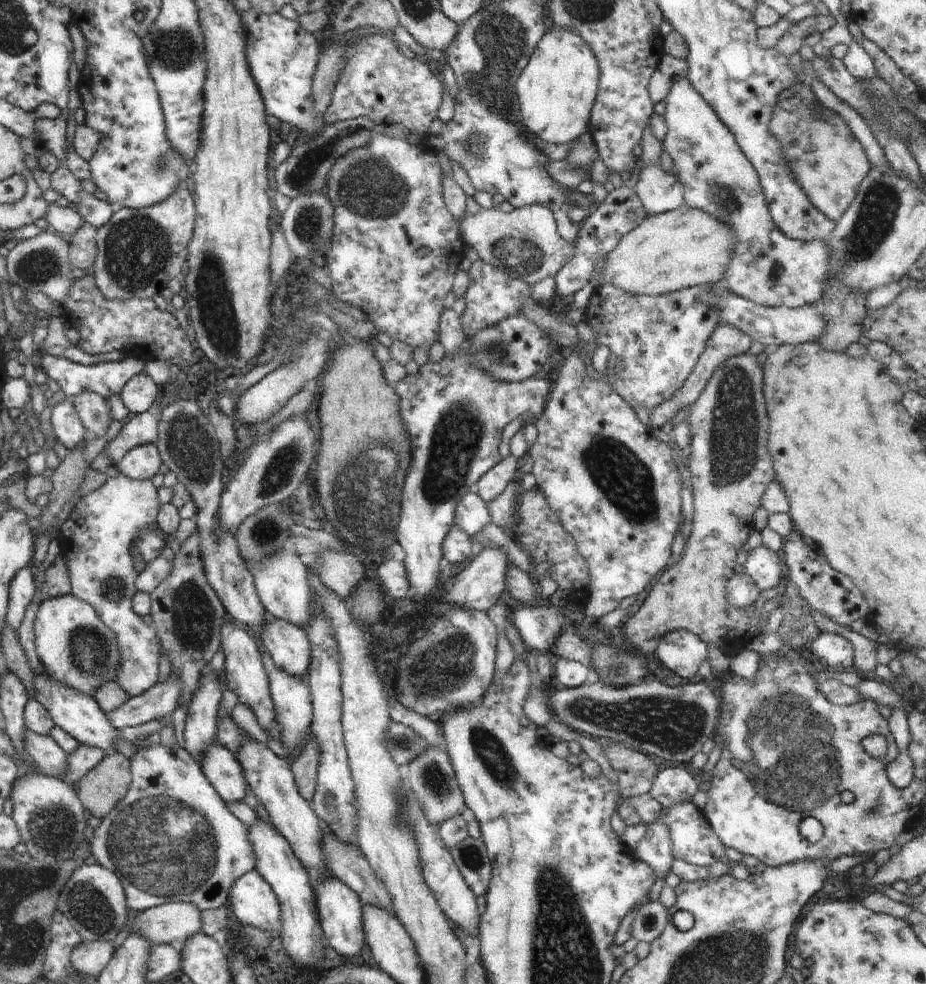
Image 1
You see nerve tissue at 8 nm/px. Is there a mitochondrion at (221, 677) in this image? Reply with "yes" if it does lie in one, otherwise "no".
no

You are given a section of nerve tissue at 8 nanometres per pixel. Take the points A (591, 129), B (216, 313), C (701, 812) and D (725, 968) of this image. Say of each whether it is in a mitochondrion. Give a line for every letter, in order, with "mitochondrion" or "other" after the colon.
A: other
B: mitochondrion
C: other
D: mitochondrion

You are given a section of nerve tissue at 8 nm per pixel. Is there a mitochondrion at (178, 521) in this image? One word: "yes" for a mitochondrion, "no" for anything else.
no

